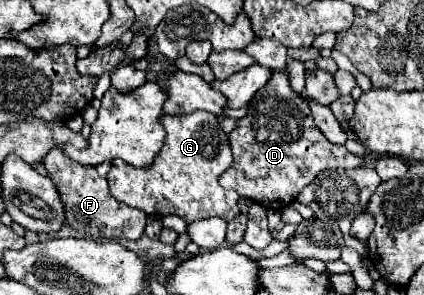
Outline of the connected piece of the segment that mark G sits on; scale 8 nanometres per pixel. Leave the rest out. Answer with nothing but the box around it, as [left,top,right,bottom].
[106,111,240,223]

